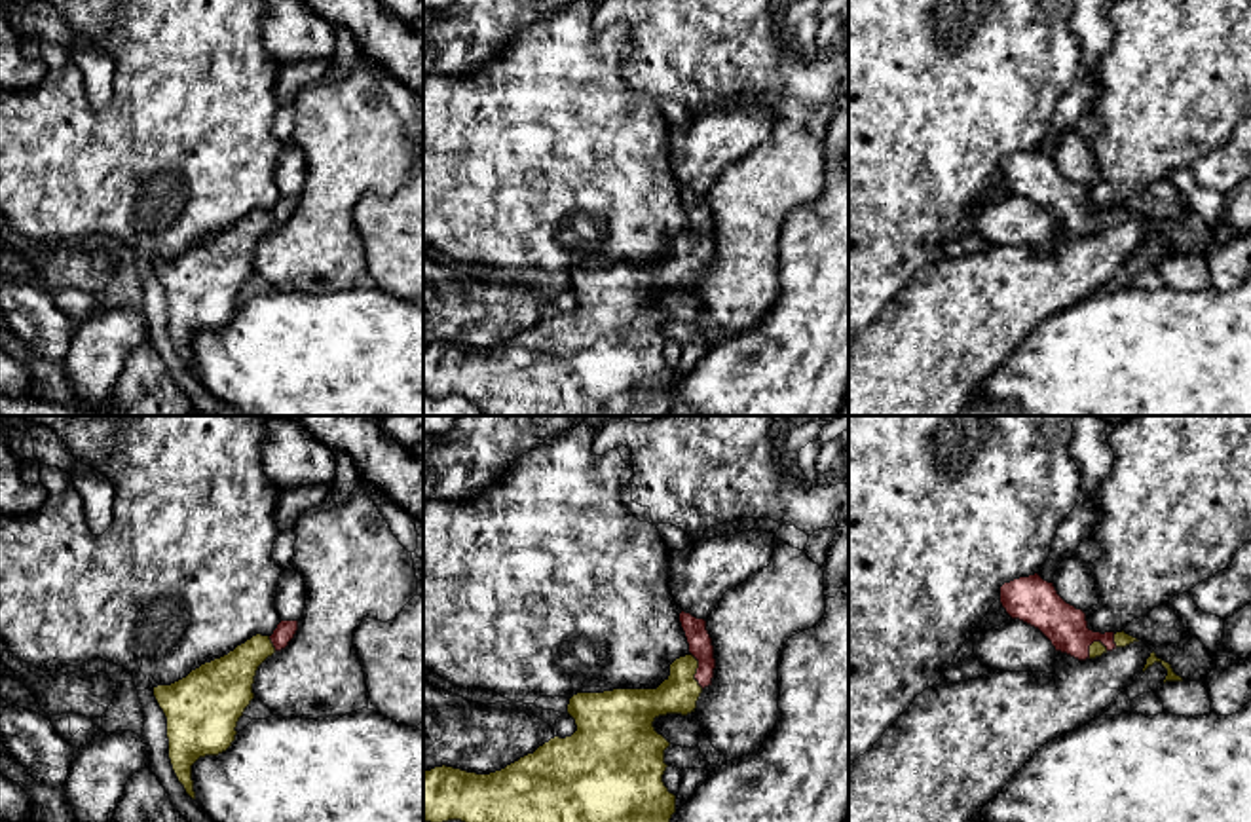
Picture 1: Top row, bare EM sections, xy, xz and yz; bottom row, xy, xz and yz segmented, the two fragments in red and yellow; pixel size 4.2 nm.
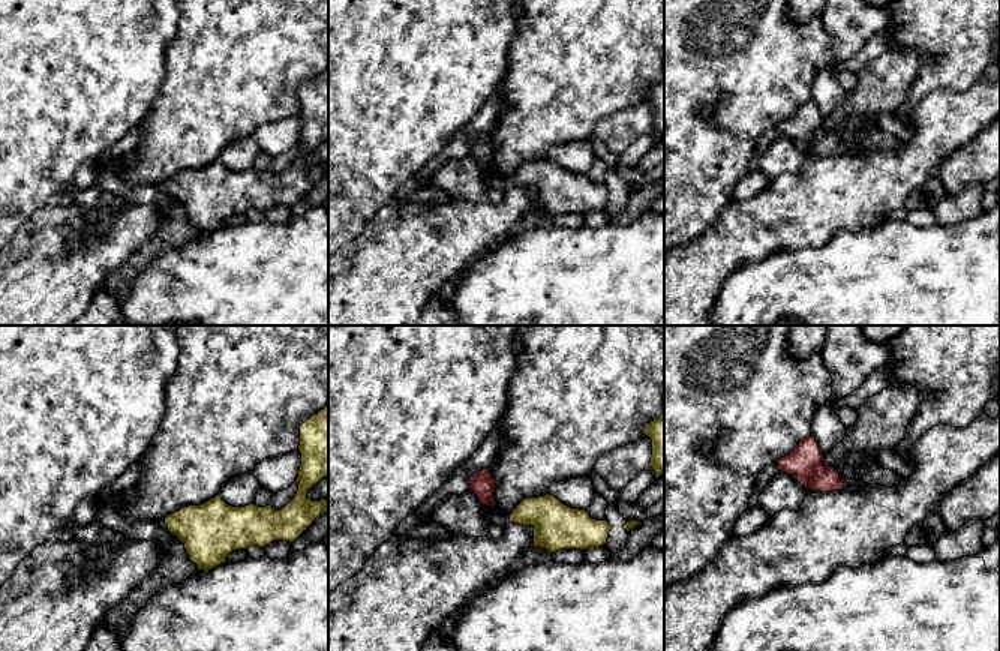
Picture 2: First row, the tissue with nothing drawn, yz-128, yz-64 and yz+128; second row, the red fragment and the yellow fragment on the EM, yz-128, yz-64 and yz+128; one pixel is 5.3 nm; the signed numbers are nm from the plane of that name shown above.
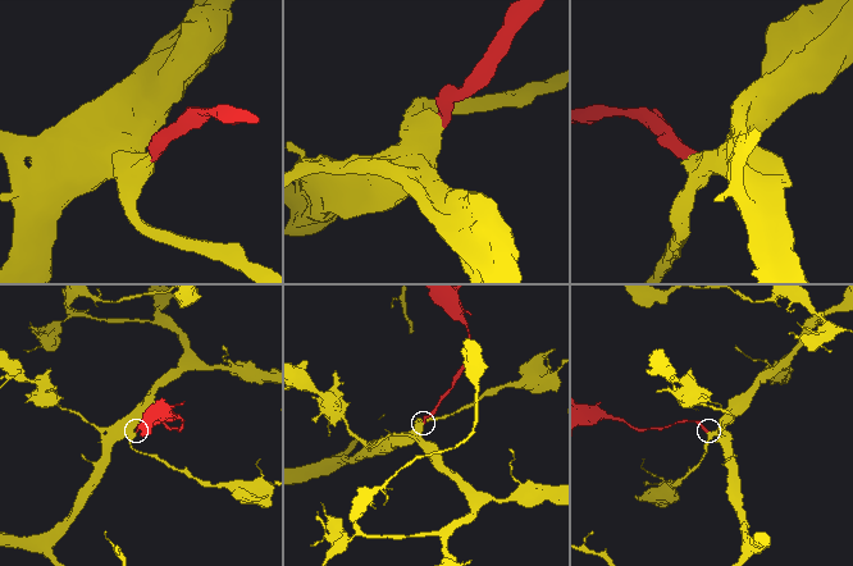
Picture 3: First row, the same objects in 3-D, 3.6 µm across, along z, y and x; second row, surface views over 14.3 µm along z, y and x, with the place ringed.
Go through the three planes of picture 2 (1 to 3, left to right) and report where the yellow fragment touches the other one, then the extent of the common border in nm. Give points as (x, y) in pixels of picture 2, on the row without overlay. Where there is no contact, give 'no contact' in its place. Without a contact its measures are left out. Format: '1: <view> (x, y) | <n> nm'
1: no contact
2: no contact
3: no contact

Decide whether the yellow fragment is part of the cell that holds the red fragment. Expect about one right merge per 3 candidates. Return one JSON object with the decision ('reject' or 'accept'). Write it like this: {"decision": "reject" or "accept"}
{"decision": "accept"}

